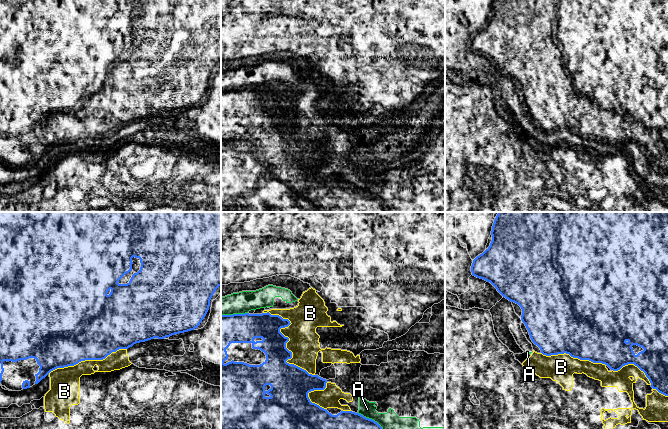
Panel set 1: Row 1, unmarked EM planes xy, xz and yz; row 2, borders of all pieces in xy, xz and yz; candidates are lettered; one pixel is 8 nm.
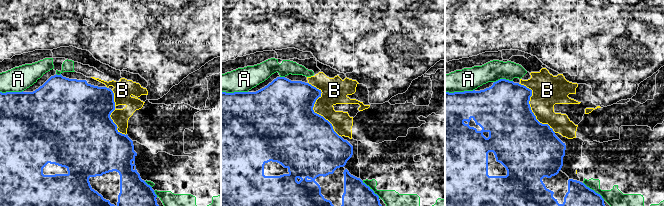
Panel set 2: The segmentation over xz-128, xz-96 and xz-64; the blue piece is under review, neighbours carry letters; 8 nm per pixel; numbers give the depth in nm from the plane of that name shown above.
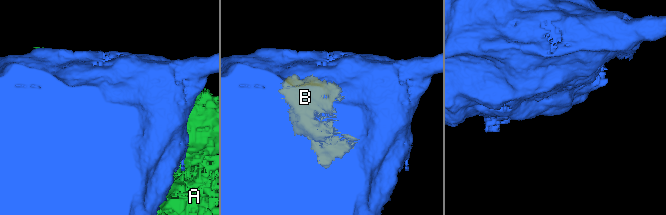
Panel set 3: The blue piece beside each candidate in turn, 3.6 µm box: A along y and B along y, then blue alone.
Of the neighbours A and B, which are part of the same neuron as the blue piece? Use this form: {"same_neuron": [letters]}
{"same_neuron": ["B"]}

